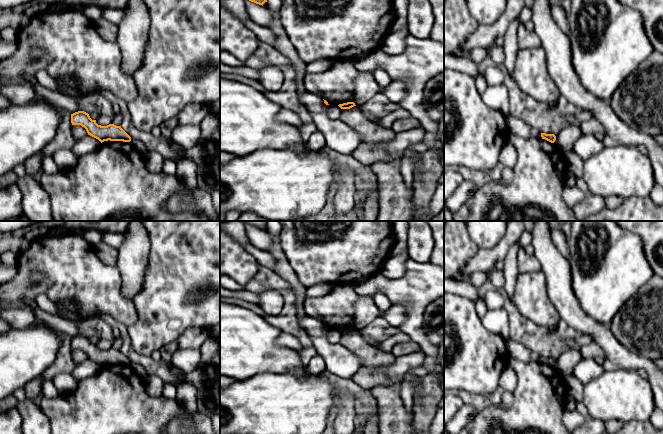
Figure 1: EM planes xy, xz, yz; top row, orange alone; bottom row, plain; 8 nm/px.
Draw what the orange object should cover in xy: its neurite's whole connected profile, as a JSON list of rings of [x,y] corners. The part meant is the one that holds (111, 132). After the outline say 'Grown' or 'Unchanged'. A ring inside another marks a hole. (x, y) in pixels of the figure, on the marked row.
[[[78,111],[71,114],[72,125],[81,125],[84,127],[88,135],[98,139],[101,143],[104,141],[123,141],[130,142],[131,137],[121,128],[114,124],[107,126],[101,126],[96,123],[96,120],[92,120],[88,113],[84,111]]]. Unchanged

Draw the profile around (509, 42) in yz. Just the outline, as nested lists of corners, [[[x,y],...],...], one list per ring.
[[[514,19],[510,22],[504,36],[501,38],[501,44],[504,49],[503,68],[513,78],[513,70],[515,67],[515,58],[518,50],[517,28],[520,22]]]

